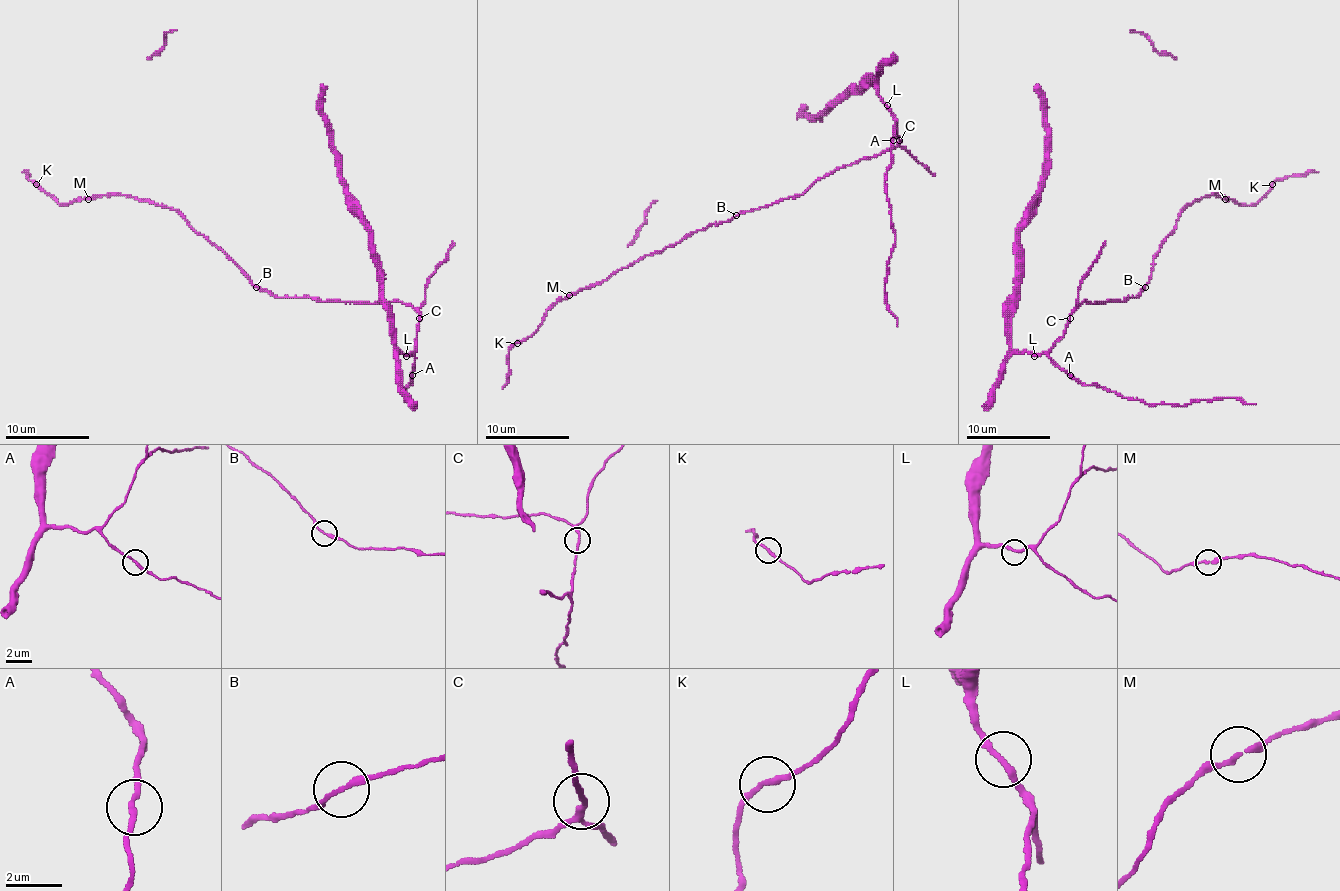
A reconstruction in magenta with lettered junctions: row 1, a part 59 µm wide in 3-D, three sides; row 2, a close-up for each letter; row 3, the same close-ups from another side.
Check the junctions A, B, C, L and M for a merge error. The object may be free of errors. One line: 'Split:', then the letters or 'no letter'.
Split: no letter

